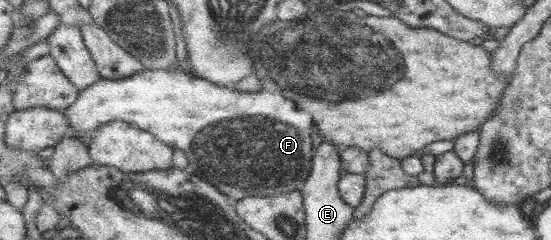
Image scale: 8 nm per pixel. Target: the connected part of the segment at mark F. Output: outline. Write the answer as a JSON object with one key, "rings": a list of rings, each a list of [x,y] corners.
{"rings":[[[145,68],[119,80],[101,78],[81,90],[77,100],[63,111],[71,128],[68,135],[75,138],[76,132],[91,137],[102,124],[117,119],[150,132],[157,140],[185,153],[188,165],[184,170],[216,186],[233,201],[249,195],[265,197],[300,191],[312,167],[313,148],[309,134],[313,121],[310,114],[293,100],[281,96],[280,92],[236,91],[220,87],[189,76],[181,69]]]}

